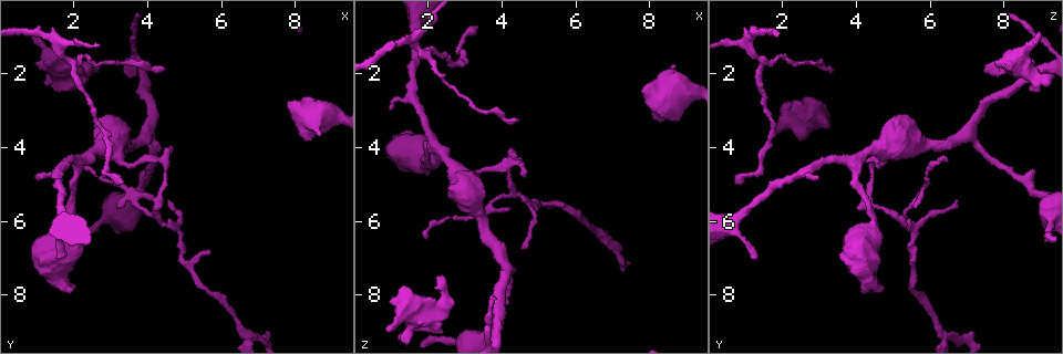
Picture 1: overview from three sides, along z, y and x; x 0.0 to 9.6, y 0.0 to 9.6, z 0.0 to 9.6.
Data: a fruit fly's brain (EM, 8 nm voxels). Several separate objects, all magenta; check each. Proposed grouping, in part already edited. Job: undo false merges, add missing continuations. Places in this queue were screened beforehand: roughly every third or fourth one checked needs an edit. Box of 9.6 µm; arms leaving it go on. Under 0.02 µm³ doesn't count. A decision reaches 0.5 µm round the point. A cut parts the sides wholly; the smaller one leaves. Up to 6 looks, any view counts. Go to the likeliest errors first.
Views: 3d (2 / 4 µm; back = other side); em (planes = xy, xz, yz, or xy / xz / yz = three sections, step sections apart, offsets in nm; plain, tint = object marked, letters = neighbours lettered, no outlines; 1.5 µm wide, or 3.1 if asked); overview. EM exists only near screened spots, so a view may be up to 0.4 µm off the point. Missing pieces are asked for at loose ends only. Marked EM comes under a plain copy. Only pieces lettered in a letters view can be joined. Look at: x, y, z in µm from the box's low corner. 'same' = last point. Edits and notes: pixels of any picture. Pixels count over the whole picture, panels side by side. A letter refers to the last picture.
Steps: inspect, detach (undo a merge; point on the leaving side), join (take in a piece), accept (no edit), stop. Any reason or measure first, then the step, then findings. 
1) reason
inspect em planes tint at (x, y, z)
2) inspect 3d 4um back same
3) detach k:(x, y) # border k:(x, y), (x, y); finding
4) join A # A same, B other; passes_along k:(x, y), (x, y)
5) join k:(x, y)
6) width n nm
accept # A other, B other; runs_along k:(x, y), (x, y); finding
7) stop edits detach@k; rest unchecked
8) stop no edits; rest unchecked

stops while still wide
inspect em xz step 4 tint at (2.30, 2.20, 9.10)

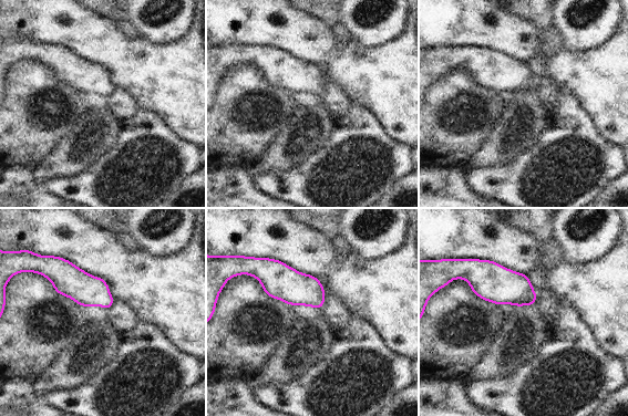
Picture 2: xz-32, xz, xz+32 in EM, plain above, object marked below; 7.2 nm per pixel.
inspect em planes letters same

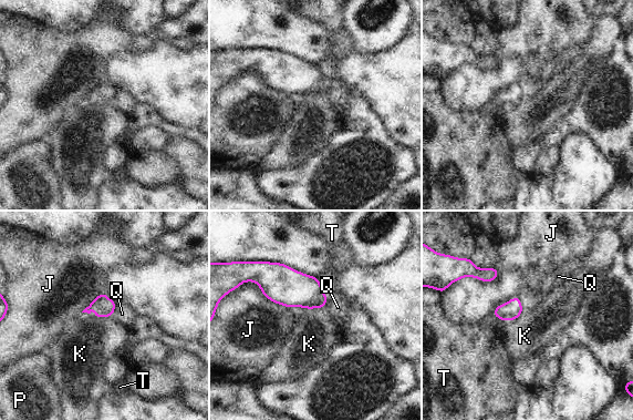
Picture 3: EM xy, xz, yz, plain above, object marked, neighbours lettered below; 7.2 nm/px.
accept # J other, K other, P other, Q other, T other; border 3:(112, 315), (93, 317); no lettered piece goes on from it

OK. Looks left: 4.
free end
inspect 3d 2um at (0.95, 0.90, 8.95)

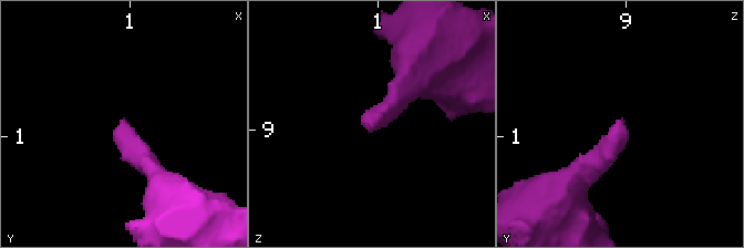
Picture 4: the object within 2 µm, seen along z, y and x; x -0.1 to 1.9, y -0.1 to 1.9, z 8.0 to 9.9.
shape alone is not enough
inspect em planes letters at (1.00, 0.88, 8.94)

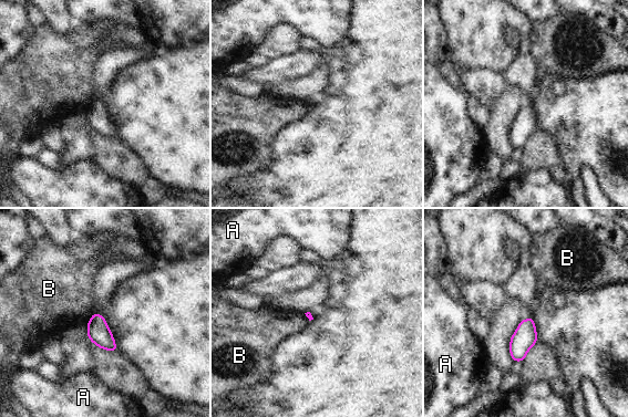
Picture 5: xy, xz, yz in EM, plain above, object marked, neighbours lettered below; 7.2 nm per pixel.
accept # A other, B other; no lettered piece goes on from it

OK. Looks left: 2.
inspect em planes letters at (1.60, 7.05, 1.35)

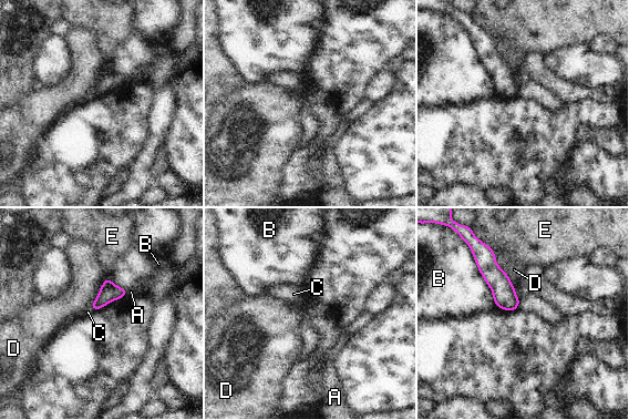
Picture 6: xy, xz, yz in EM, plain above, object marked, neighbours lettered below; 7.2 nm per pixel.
width 120 nm; longest_contact D 460 nm
accept # A other, B other, C other, D other, E other; none of them fits

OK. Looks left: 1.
stop no edits; rest unchecked

